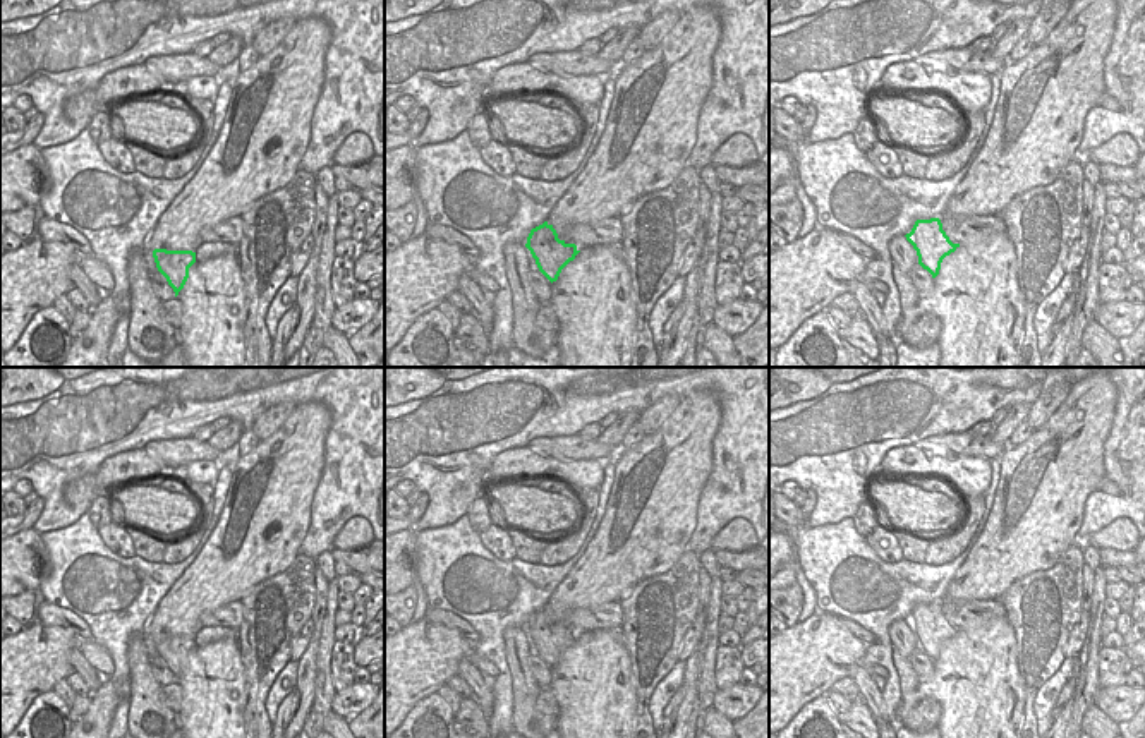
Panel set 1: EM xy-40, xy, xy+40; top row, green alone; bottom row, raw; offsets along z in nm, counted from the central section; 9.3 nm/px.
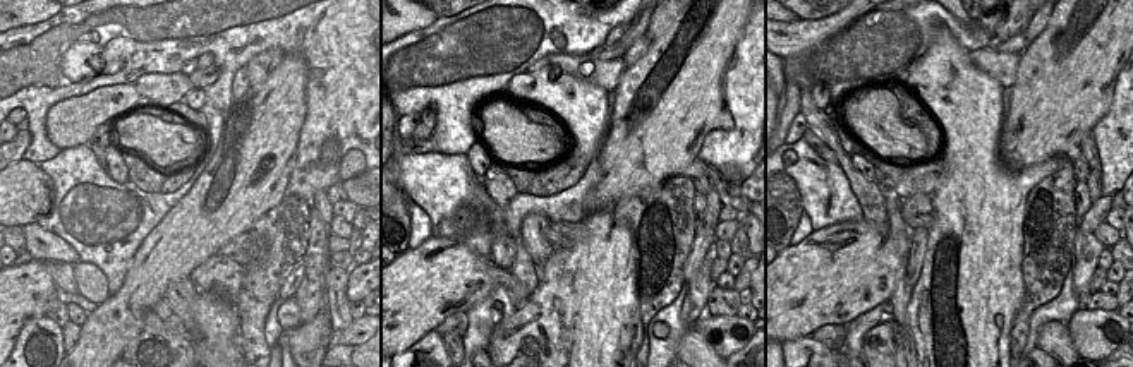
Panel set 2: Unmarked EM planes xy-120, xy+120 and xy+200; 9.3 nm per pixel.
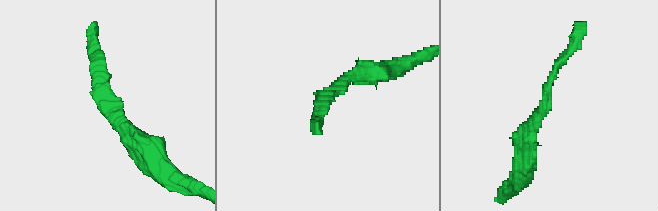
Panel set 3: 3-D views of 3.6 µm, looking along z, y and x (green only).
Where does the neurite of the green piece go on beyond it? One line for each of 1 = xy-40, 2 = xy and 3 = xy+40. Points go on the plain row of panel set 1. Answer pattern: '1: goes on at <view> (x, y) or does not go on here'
1: does not go on here
2: does not go on here
3: does not go on here

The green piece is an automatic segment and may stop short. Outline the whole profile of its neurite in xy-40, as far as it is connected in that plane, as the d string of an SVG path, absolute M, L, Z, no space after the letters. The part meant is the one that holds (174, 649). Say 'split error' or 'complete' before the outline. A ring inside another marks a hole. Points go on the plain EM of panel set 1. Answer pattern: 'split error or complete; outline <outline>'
complete; outline M154 633L153 642L158 656L167 662L177 681L189 662L189 652L196 647L196 637Z

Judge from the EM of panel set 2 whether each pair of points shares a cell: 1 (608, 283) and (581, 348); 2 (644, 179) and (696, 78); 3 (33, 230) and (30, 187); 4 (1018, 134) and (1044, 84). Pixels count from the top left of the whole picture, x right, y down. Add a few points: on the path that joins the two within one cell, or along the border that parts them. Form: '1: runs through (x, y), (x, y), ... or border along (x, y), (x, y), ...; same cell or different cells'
1: runs through (593, 299), (587, 304), (587, 333); same cell
2: runs through (646, 153), (646, 143), (656, 132), (670, 103); same cell
3: border along (36, 222), (23, 227); different cells
4: runs through (1030, 122), (1044, 108), (1044, 96); same cell

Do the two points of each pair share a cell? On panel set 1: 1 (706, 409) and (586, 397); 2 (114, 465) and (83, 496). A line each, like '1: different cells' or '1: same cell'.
1: different cells
2: same cell

